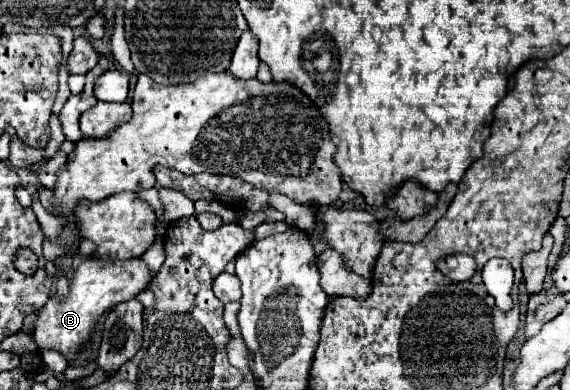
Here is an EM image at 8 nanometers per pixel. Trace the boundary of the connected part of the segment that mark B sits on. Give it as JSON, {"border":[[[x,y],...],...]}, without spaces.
{"border":[[[87,258],[73,276],[69,286],[69,296],[59,298],[51,296],[47,304],[37,312],[37,322],[33,330],[33,340],[37,342],[39,350],[53,348],[61,352],[65,358],[73,358],[79,346],[89,340],[99,316],[105,310],[115,308],[119,302],[131,300],[133,296],[147,290],[153,282],[151,268],[141,258],[127,258],[127,260],[101,260],[101,258]]]}

